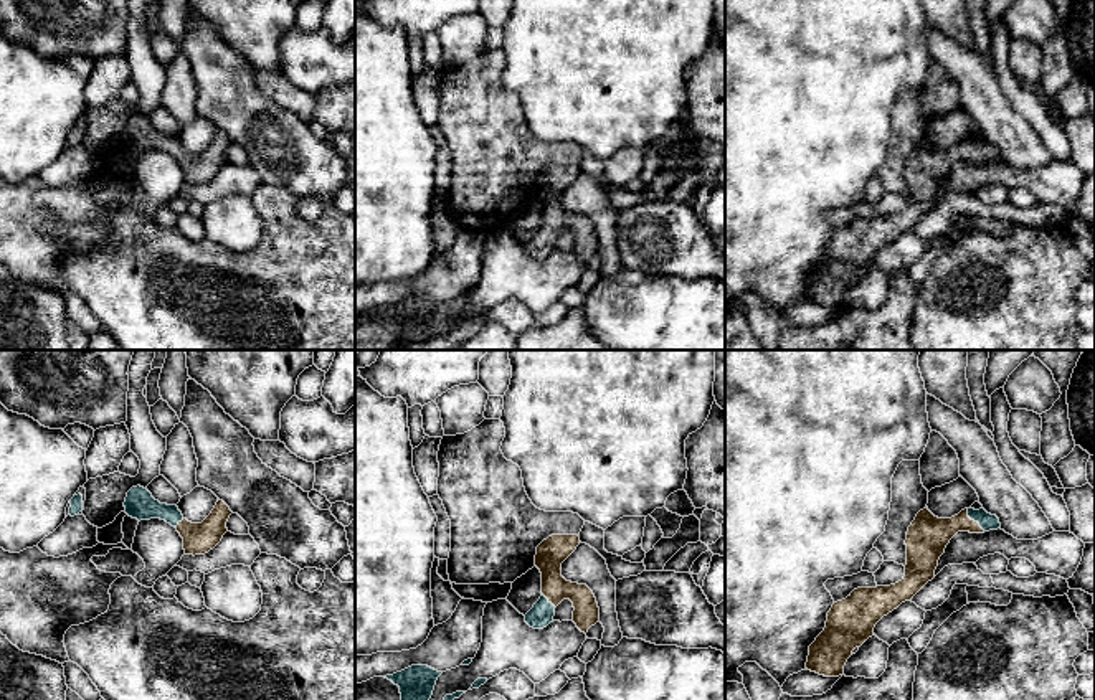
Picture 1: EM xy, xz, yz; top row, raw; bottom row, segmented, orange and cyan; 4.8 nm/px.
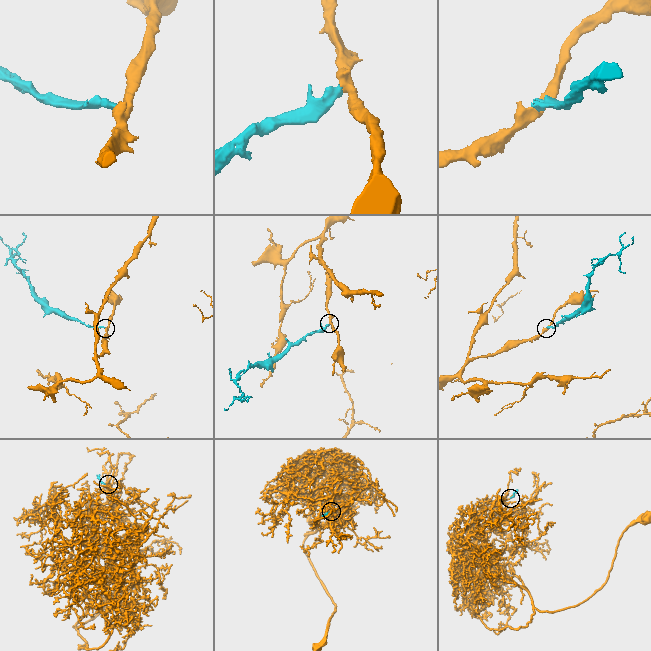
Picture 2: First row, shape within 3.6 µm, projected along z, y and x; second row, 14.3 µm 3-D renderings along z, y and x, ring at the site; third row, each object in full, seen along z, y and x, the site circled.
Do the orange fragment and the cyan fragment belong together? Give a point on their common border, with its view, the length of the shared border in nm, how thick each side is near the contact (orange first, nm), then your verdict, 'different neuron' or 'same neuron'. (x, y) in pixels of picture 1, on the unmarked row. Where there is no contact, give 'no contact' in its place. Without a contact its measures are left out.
meets orange in yz at (973, 151); contact 140 nm long; 200 nm thick on the orange side, 80 nm on the other; same neuron

